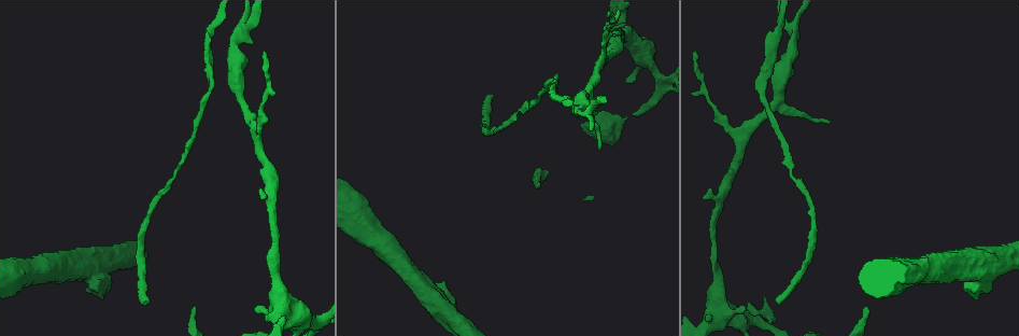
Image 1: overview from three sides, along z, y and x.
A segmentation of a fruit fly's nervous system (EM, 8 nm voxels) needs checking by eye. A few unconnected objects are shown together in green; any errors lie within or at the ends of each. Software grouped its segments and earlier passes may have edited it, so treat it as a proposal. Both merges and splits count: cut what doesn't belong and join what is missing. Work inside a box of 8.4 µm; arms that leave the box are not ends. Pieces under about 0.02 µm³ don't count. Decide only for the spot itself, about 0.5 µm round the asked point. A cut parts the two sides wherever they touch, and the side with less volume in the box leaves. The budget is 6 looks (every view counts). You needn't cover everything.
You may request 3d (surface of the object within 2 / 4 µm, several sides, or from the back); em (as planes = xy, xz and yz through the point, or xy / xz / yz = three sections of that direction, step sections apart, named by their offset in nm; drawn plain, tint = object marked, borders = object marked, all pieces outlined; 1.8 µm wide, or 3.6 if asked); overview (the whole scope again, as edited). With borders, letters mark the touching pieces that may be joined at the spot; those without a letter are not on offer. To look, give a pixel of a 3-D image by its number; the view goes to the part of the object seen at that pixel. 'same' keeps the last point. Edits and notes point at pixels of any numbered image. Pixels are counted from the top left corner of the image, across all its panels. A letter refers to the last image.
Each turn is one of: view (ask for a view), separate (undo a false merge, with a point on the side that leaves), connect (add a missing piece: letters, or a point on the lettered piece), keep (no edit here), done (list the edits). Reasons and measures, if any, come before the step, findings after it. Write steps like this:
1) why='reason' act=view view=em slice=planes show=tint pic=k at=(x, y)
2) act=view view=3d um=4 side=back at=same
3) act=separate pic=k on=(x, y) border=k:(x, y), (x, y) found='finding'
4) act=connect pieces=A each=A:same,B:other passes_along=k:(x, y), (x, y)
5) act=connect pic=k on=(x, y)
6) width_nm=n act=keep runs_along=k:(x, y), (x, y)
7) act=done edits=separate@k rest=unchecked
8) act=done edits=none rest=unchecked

why='free end' act=view view=3d um=4 pic=1 at=(828, 121)

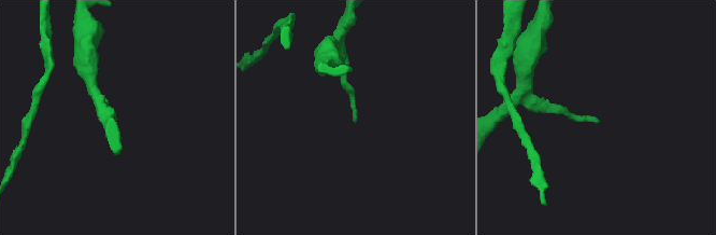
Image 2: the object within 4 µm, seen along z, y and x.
why='now the EM' act=view view=em slice=planes show=borders pic=2 at=(595, 121)

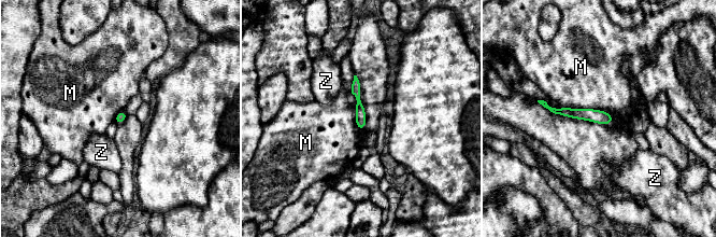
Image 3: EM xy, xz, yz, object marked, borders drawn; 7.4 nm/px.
act=keep each=M:other,Z:other runs_along=3:(557, 111), (591, 114), (610, 120) found='no lettered piece goes on from it'

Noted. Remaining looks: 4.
why='sudden change in width' act=view view=3d um=2 side=back pic=1 at=(315, 320)

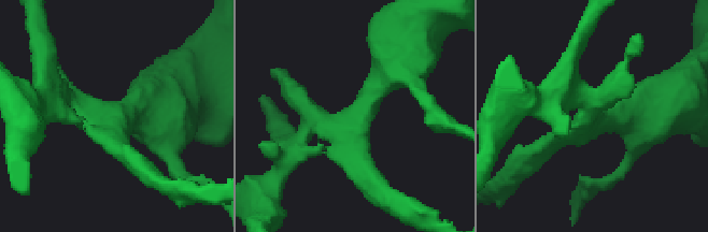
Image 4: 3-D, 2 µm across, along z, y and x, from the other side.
arms=3 why='shape alone is not enough' act=view view=em slice=xz step=4 show=tint pic=4 at=(593, 123)

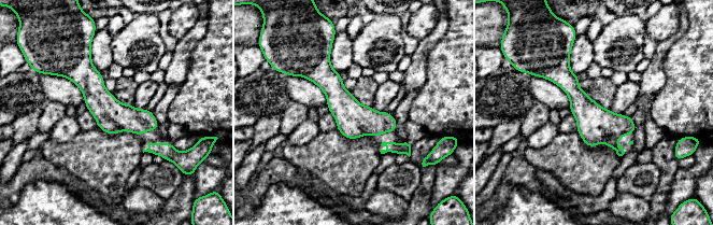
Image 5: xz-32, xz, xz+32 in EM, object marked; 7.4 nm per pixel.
act=view view=em slice=planes show=borders at=same

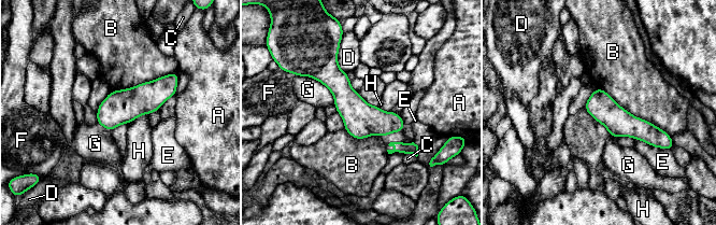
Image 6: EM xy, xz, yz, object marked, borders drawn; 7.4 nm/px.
width_nm=220 act=keep each=A:other,B:other,C:other,D:other,E:other,F:other,G:other,H:other runs_along=6:(328, 57), (372, 121), (400, 128) found='continuous, no second neuron'

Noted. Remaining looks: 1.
act=done edits=none rest=unchecked

